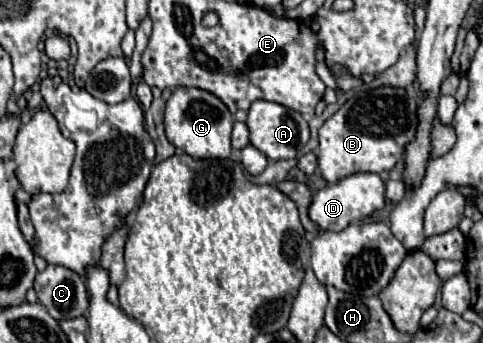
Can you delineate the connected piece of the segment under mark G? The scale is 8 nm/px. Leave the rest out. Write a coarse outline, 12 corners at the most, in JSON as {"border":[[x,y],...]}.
{"border":[[173,91],[167,139],[195,159],[231,157],[233,115],[213,93]]}

